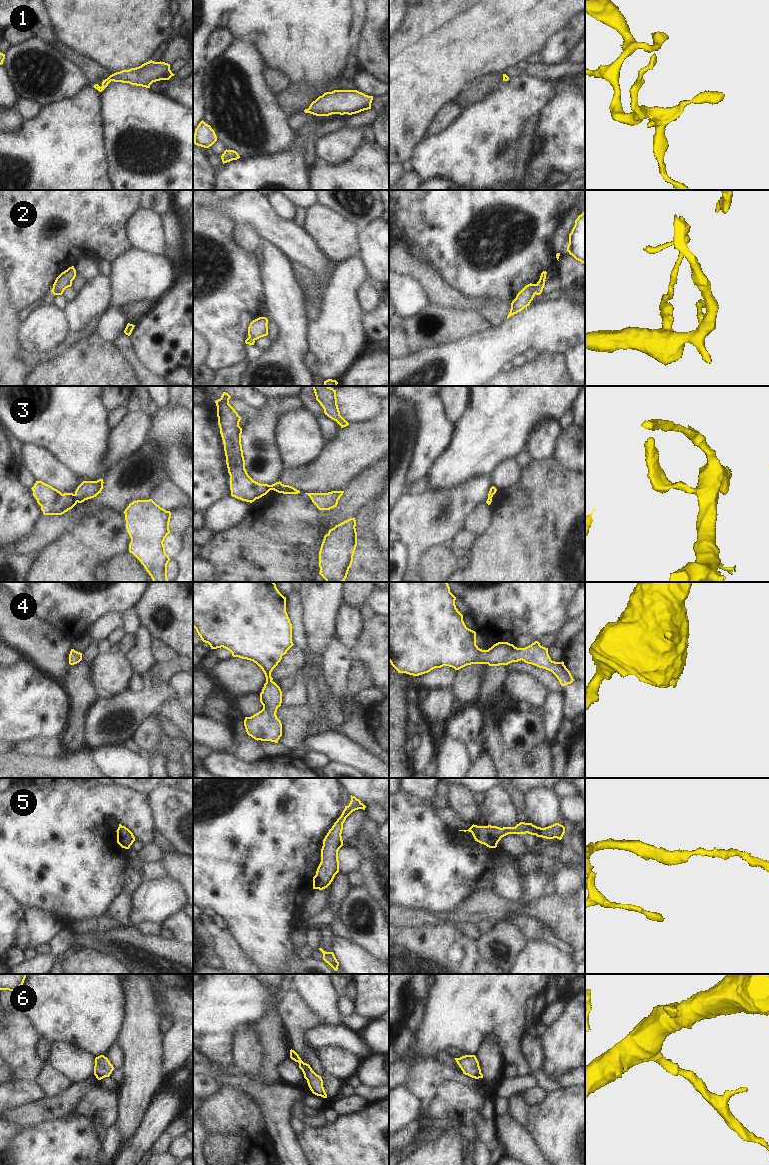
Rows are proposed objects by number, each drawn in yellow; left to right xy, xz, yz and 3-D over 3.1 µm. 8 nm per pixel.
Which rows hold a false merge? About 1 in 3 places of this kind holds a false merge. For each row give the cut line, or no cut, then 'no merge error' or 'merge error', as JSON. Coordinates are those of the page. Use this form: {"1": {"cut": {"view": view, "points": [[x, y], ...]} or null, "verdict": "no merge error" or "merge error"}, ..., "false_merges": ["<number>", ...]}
{"1": {"cut": null, "verdict": "no merge error"}, "2": {"cut": {"view": "yz", "points": [[537, 284], [534, 293]]}, "verdict": "merge error"}, "3": {"cut": {"view": "xy", "points": [[74, 494], [77, 501]]}, "verdict": "merge error"}, "4": {"cut": null, "verdict": "no merge error"}, "5": {"cut": null, "verdict": "no merge error"}, "6": {"cut": null, "verdict": "no merge error"}, "false_merges": ["2", "3"]}

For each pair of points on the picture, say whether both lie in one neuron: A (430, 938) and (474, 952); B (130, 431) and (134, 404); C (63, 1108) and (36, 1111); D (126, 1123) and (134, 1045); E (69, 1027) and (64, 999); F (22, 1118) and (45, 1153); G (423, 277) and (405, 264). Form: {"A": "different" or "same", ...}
{"A": "same", "B": "different", "C": "same", "D": "same", "E": "same", "F": "different", "G": "same"}

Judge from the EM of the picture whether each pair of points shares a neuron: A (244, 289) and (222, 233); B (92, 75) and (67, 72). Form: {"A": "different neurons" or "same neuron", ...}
{"A": "same neuron", "B": "different neurons"}

